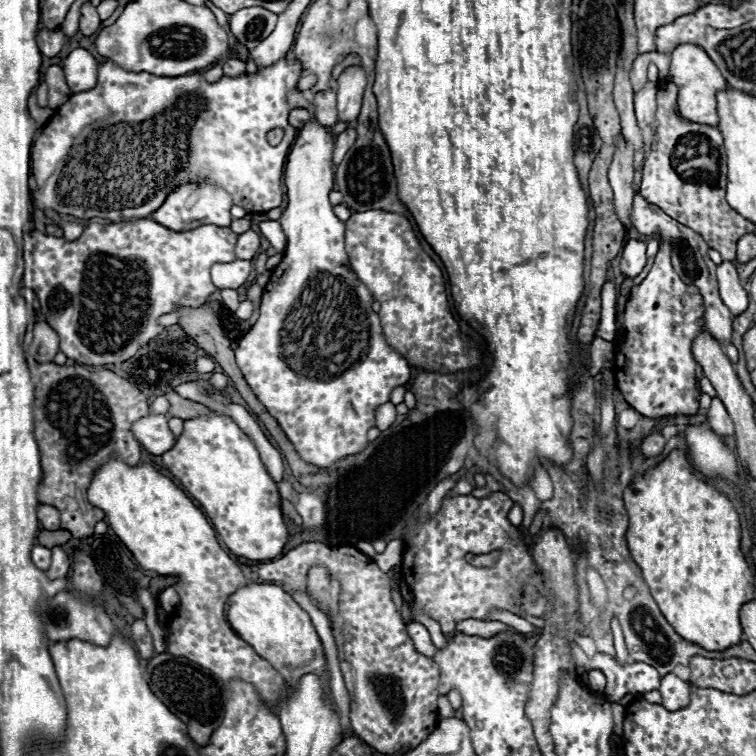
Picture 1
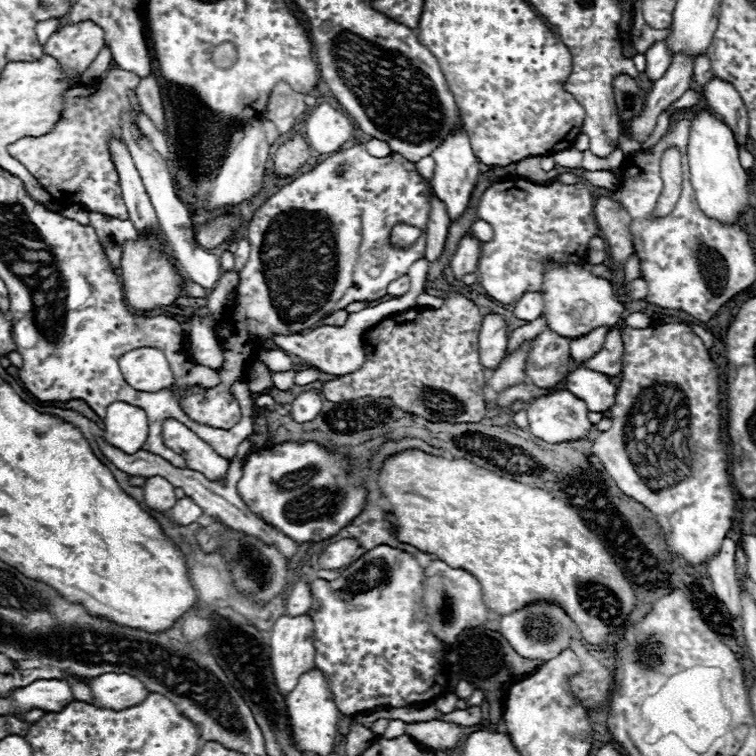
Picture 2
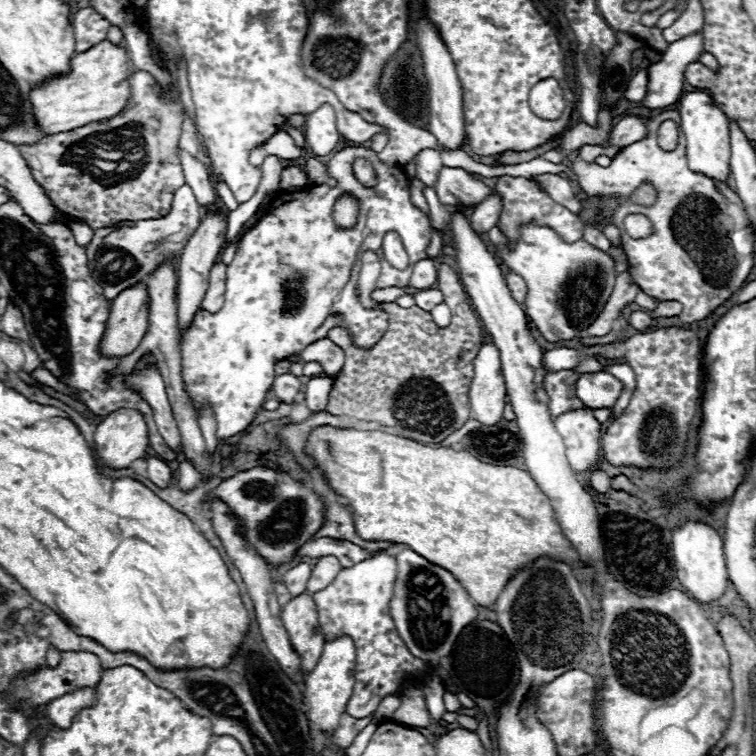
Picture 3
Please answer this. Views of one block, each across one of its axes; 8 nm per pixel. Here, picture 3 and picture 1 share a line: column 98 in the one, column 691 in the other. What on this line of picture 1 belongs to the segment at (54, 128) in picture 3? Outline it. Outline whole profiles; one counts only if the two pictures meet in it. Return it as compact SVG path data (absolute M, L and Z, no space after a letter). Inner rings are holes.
M680 44L672 52L672 64L670 64L670 80L678 86L678 110L680 116L686 120L716 126L718 124L718 106L716 106L716 94L726 88L726 80L718 66L712 62L712 58L700 48L698 44Z

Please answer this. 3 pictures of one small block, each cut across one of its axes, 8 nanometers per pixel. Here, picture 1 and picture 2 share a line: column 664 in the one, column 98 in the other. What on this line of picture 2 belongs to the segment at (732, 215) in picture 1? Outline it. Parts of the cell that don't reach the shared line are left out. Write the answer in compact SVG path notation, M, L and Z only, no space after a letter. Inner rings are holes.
M114 68L110 70L100 82L94 82L90 86L76 86L68 92L66 96L66 110L62 114L62 120L56 124L54 132L40 136L40 138L20 138L16 142L12 142L8 146L8 154L12 158L16 158L18 162L22 162L26 166L26 170L50 192L50 196L54 196L58 202L64 204L80 204L86 206L86 210L90 212L100 212L100 214L108 214L120 220L128 218L128 210L122 198L122 190L120 190L120 180L118 180L118 172L116 166L110 158L110 150L108 150L108 138L116 136L124 142L122 138L122 126L120 126L120 114L128 112L132 122L136 122L136 112L130 106L128 100L128 90L136 90L136 86L140 84L140 78L128 70L122 68Z

